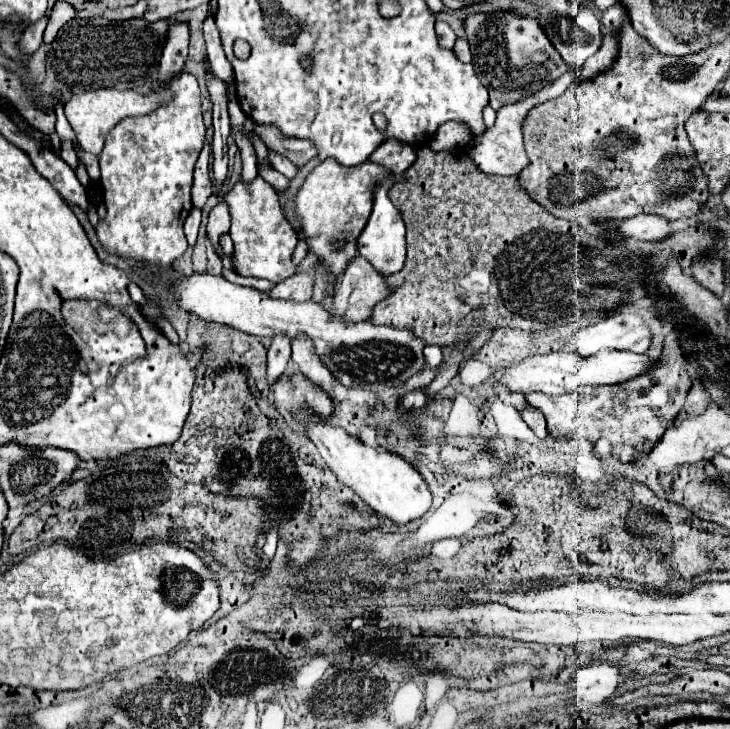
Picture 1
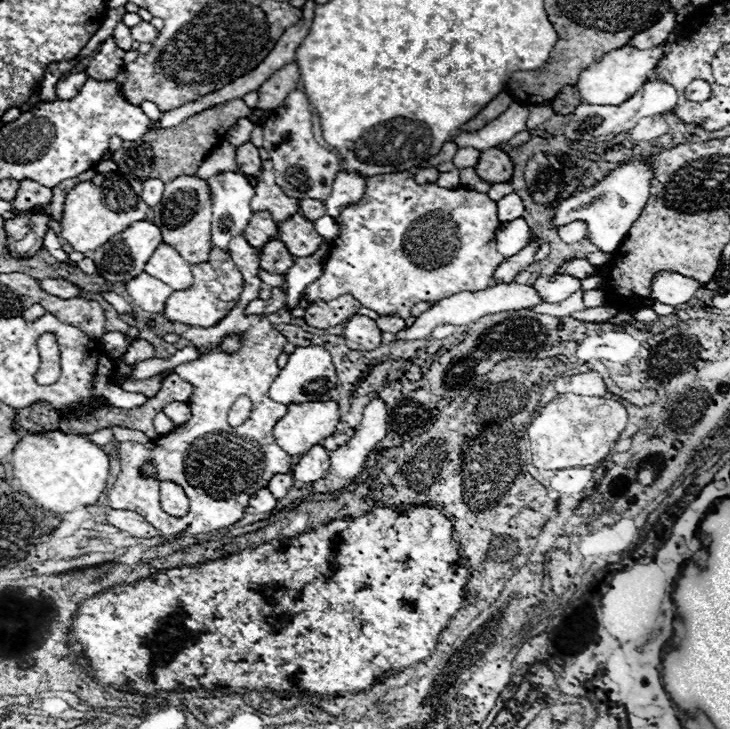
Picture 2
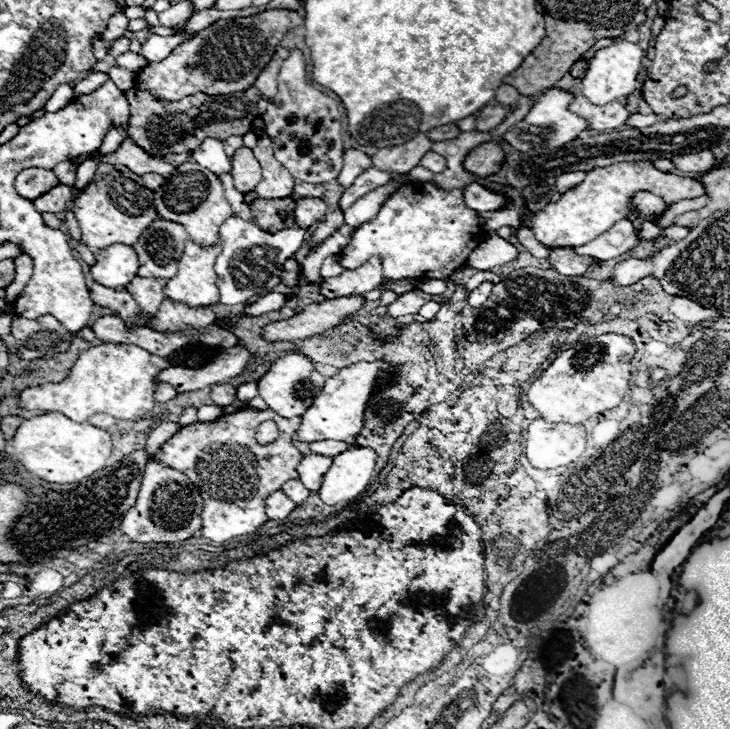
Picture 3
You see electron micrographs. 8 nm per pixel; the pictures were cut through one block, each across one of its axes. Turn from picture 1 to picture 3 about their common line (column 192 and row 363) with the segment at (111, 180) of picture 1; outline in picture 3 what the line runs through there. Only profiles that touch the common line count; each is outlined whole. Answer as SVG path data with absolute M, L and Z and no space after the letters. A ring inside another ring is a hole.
M102 344L86 350L76 360L68 380L26 388L18 400L20 406L28 410L54 410L74 422L86 422L98 412L106 412L122 420L136 420L136 416L152 412L152 394L156 390L154 376L170 366L172 364L168 364L162 356L150 354L132 344Z

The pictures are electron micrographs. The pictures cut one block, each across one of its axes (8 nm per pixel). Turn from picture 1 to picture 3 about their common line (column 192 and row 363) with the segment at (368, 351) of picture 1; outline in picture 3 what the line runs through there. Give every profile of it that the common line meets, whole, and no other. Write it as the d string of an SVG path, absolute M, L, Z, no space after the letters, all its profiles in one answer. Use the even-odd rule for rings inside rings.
M292 352L292 354L284 354L280 356L270 370L258 380L258 394L264 398L264 402L278 412L284 418L292 418L292 416L302 416L304 410L312 404L314 396L324 388L324 376L314 368L314 362L300 354L300 352Z

